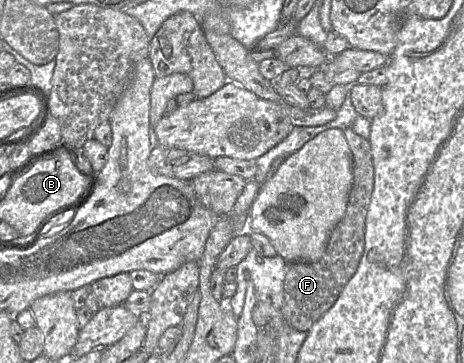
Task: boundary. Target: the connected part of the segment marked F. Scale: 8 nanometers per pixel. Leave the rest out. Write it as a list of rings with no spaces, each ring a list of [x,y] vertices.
[[[352,128],[342,130],[353,155],[353,185],[346,212],[329,236],[323,256],[314,263],[287,263],[284,280],[284,304],[282,314],[285,321],[298,331],[308,332],[313,324],[328,311],[338,299],[345,285],[355,274],[365,245],[365,220],[374,187],[374,167],[371,146],[367,139],[356,134]]]

